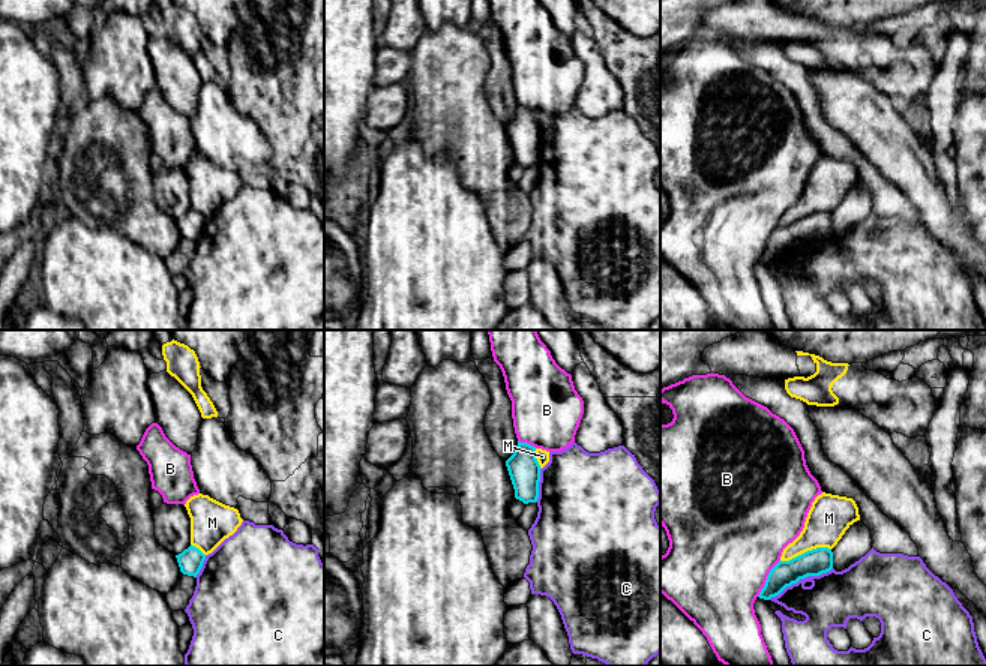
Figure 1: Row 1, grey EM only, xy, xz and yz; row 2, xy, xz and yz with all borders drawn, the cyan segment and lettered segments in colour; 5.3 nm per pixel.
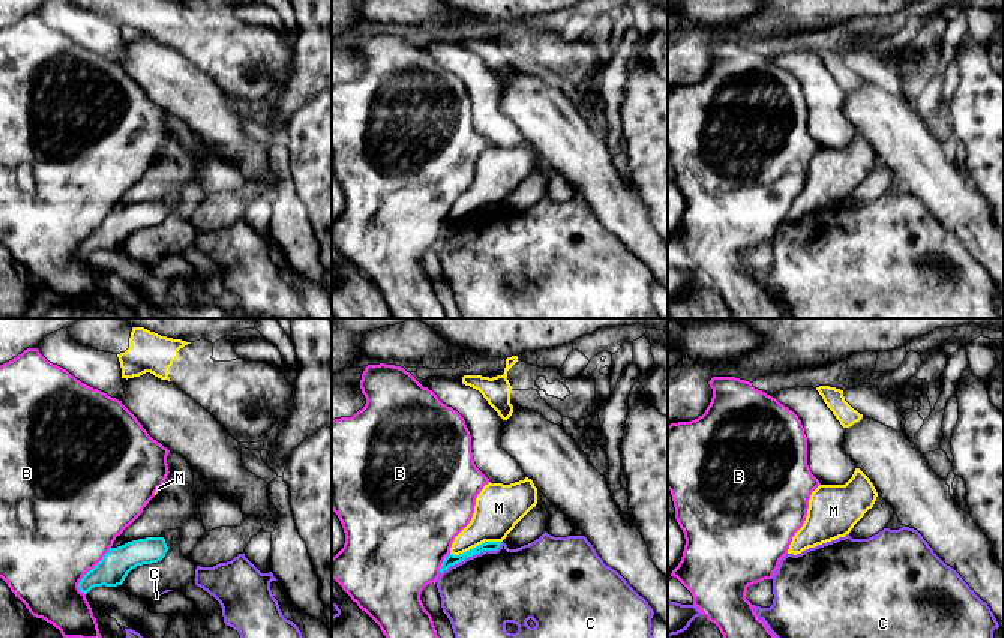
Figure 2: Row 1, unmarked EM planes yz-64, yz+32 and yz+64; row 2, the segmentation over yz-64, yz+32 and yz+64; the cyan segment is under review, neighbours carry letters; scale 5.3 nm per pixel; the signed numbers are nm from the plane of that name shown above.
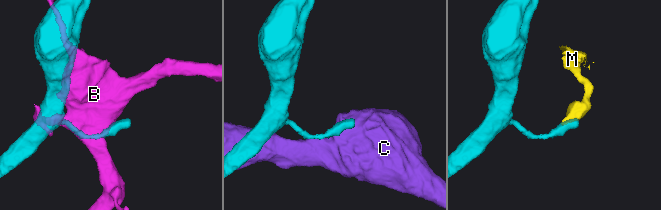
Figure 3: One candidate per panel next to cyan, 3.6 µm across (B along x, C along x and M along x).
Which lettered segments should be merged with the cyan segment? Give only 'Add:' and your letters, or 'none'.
Add: none

